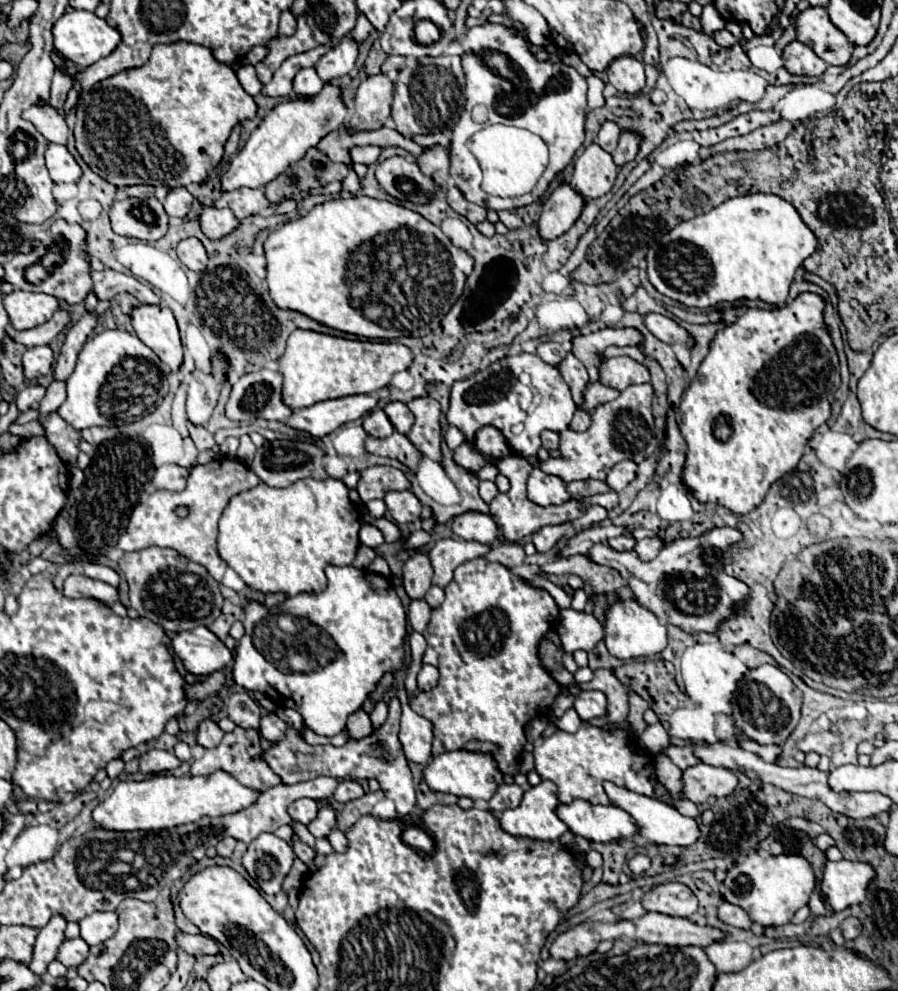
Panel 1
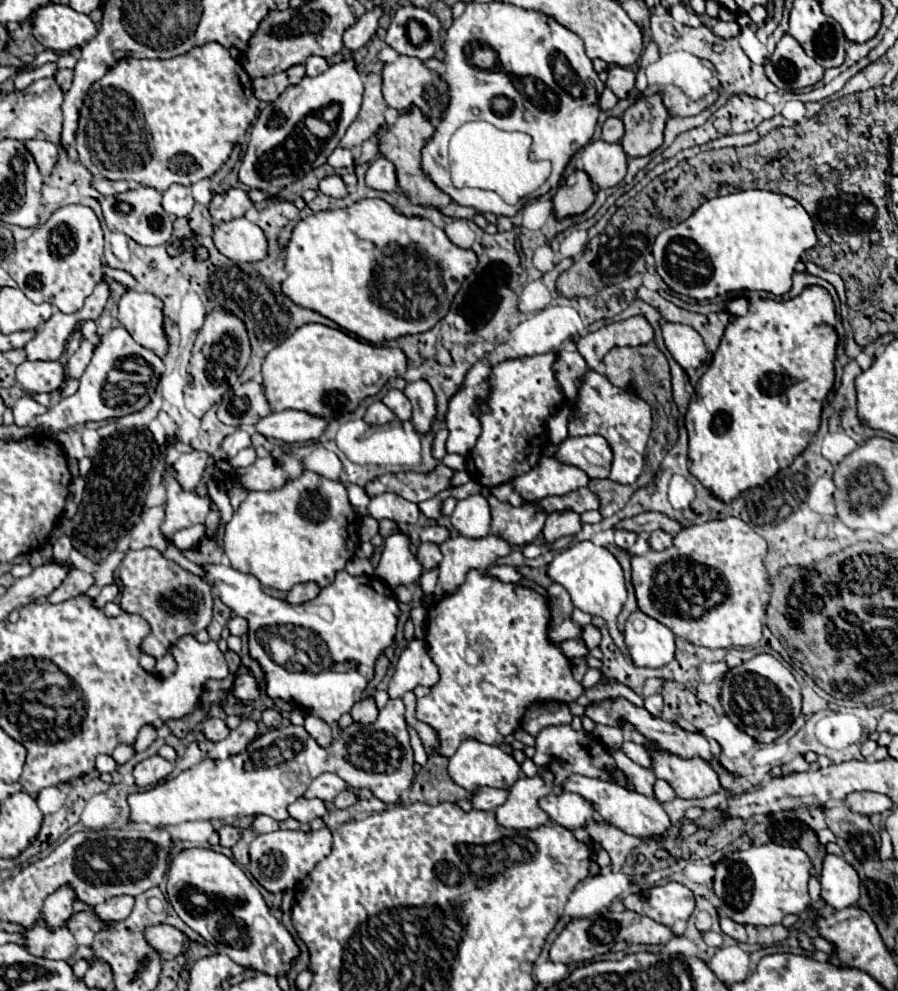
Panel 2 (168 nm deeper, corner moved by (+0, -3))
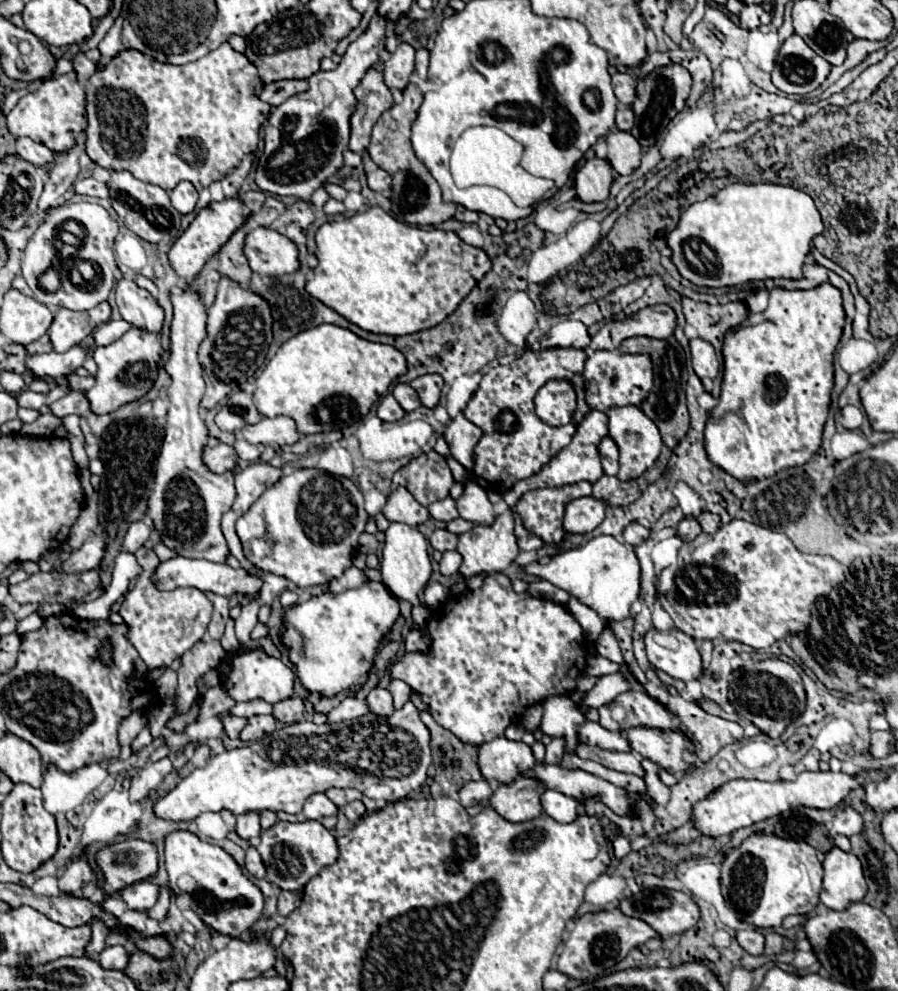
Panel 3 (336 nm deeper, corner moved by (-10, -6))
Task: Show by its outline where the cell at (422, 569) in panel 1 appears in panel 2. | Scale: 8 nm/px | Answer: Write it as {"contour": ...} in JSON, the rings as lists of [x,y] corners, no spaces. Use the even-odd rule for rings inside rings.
{"contour":[[[421,543],[419,549],[417,549],[417,559],[421,561],[423,569],[431,569],[431,567],[441,563],[443,555],[439,551],[439,545],[435,545],[435,543]]]}

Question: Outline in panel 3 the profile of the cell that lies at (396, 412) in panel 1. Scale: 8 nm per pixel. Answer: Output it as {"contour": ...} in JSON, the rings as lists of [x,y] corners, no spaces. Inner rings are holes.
{"contour":[[[397,384],[393,388],[393,396],[395,396],[395,400],[401,404],[401,408],[405,412],[413,412],[413,410],[417,410],[421,406],[417,392],[409,384]]]}

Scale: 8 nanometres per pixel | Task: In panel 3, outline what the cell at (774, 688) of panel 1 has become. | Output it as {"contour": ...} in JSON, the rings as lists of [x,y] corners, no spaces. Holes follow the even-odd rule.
{"contour":[[[765,658],[735,672],[729,684],[729,702],[739,716],[753,722],[763,734],[779,738],[789,724],[793,724],[805,710],[807,696],[799,672],[785,660]]]}

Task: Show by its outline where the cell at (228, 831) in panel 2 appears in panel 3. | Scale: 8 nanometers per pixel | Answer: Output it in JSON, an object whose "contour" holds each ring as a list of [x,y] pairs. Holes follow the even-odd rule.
{"contour":[[[247,812],[237,816],[237,826],[235,832],[243,838],[243,840],[253,840],[261,836],[261,826],[259,826],[259,814],[257,812]]]}

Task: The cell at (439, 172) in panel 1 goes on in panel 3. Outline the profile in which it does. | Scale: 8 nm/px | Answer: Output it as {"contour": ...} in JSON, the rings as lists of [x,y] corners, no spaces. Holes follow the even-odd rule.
{"contour":[[[409,84],[403,92],[403,104],[393,104],[393,108],[383,112],[383,116],[375,124],[371,144],[369,144],[369,154],[379,168],[383,168],[385,172],[389,172],[393,176],[391,202],[393,202],[395,216],[409,224],[435,226],[435,224],[441,224],[441,222],[453,218],[455,204],[443,202],[439,184],[433,180],[429,170],[417,160],[417,156],[413,152],[411,126],[415,122],[415,114],[419,112],[421,102],[423,102],[423,92],[415,84]]]}

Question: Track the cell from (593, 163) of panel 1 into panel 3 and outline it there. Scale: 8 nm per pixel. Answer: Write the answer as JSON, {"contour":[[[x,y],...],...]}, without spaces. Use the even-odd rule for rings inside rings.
{"contour":[[[615,130],[607,134],[607,146],[609,146],[607,160],[617,174],[629,176],[639,168],[641,146],[629,132]]]}

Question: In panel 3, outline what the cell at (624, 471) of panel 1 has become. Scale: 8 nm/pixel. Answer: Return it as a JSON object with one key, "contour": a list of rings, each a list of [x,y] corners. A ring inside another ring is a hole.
{"contour":[[[613,406],[611,410],[607,410],[607,416],[609,416],[609,436],[615,440],[615,444],[619,448],[619,474],[617,474],[617,478],[621,482],[635,480],[655,464],[655,460],[663,448],[659,430],[651,422],[651,418],[647,418],[637,406]]]}

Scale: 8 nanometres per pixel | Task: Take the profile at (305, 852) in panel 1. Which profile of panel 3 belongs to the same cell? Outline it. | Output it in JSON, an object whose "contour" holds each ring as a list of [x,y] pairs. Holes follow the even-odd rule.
{"contour":[[[405,702],[403,708],[395,710],[389,718],[381,718],[375,714],[365,714],[361,718],[341,722],[341,724],[321,724],[315,726],[313,722],[297,722],[289,724],[259,742],[253,742],[243,748],[225,750],[223,754],[211,756],[207,766],[193,770],[187,778],[183,778],[167,796],[159,798],[153,806],[157,818],[187,822],[195,820],[203,812],[221,812],[229,810],[233,816],[247,814],[247,812],[287,812],[299,814],[303,802],[315,794],[325,792],[327,788],[357,788],[365,796],[373,800],[397,802],[407,798],[413,790],[419,790],[427,780],[427,768],[431,764],[431,750],[429,750],[429,730],[419,718],[417,708],[413,702]],[[355,742],[355,744],[353,744]],[[357,742],[365,742],[365,750],[361,754],[361,746]],[[381,782],[381,784],[379,784]]]}

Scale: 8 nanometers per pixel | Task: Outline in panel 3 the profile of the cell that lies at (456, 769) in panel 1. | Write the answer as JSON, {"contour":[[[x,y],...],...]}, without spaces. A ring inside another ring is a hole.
{"contour":[[[495,738],[493,742],[481,744],[477,762],[483,778],[497,780],[499,784],[511,784],[535,766],[531,748],[507,738]]]}

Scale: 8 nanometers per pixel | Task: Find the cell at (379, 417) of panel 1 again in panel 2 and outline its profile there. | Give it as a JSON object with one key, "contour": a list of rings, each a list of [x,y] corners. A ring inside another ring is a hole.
{"contour":[[[375,401],[373,405],[369,405],[365,413],[365,421],[369,425],[385,425],[385,423],[391,423],[393,419],[395,419],[395,413],[383,401]]]}

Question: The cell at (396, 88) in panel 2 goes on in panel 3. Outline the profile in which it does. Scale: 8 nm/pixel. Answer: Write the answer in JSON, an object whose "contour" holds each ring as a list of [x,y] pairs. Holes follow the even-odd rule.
{"contour":[[[399,44],[397,50],[385,60],[385,84],[389,88],[405,90],[409,86],[409,78],[415,72],[415,50],[409,44]]]}

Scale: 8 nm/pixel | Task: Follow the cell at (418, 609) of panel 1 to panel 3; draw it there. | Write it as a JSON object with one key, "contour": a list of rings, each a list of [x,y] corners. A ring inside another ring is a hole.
{"contour":[[[445,552],[441,562],[439,562],[439,570],[443,576],[453,576],[461,566],[461,554],[459,552]]]}

